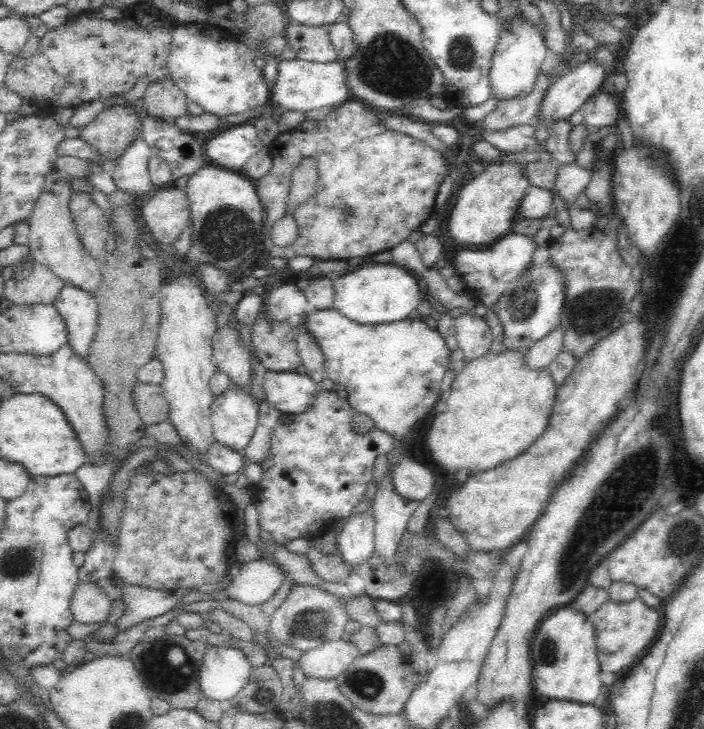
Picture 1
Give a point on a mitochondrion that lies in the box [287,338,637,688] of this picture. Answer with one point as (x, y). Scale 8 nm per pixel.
(595, 530)

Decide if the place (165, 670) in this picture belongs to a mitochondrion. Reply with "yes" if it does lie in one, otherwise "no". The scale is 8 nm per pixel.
yes

